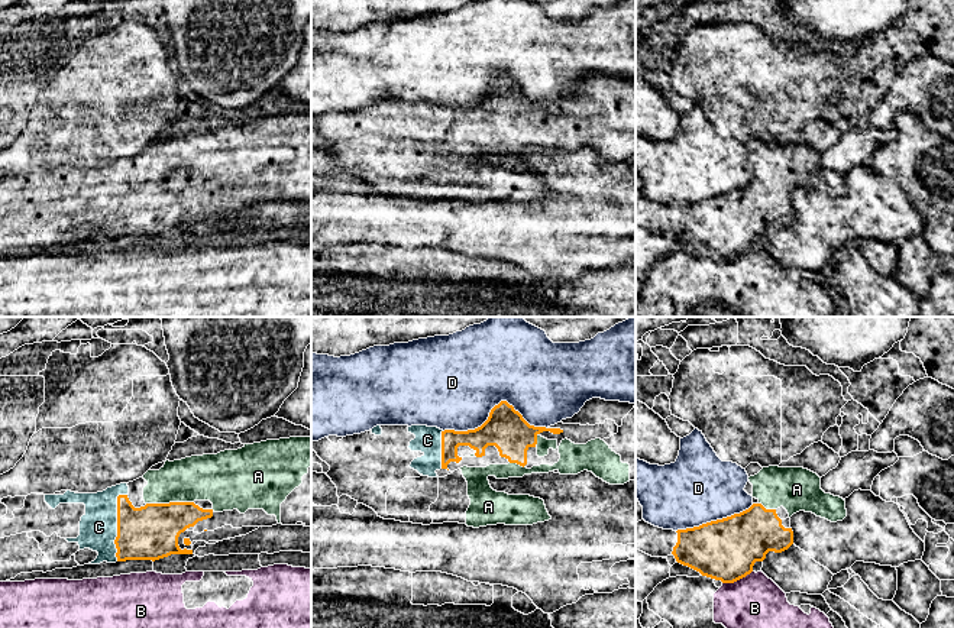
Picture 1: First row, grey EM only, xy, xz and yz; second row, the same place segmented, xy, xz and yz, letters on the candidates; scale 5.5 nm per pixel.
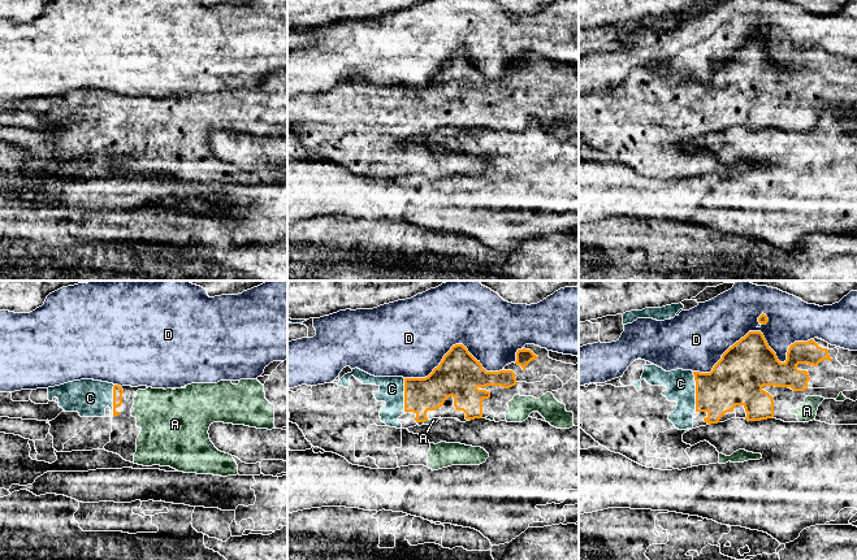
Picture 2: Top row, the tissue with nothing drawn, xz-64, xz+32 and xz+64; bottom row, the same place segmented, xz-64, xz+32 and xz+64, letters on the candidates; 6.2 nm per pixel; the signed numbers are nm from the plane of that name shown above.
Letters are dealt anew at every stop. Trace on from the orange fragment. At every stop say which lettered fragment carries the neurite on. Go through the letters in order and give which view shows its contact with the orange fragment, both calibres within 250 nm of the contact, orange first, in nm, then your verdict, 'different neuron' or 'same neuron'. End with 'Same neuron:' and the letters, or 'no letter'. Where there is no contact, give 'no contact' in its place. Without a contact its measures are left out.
A: meets orange in xy; 300 nm thick on the orange side, 260 nm on the other; same neuron
B: meets orange in yz; 340 nm thick on the orange side, 360 nm on the other; different neuron
C: meets orange in xy; 300 nm thick on the orange side, 200 nm on the other; same neuron
D: meets orange in xz; 240 nm thick on the orange side, 500 nm on the other; different neuron
Same neuron: A, C

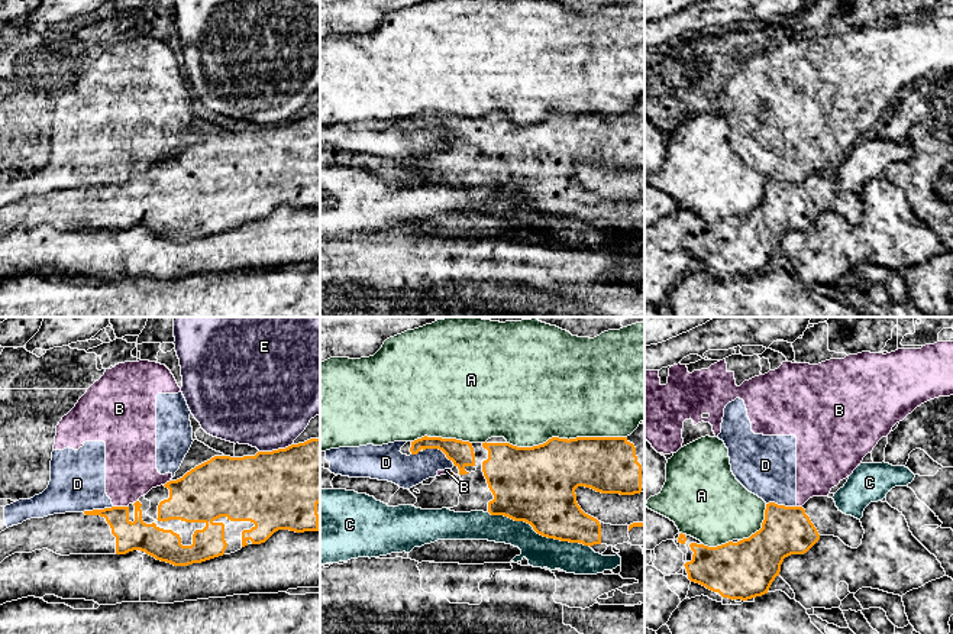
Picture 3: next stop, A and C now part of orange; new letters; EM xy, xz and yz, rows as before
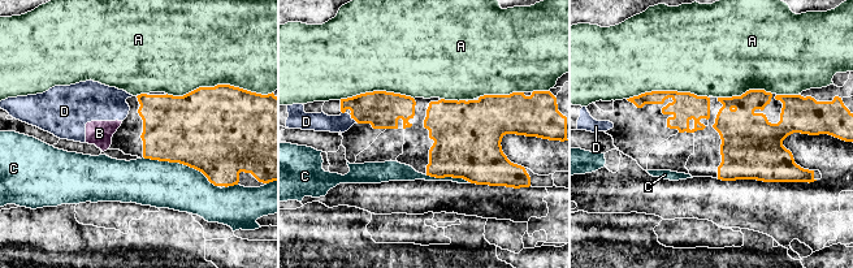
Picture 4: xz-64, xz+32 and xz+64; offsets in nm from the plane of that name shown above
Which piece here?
A: meets orange in xz; 360 nm thick on the orange side, 480 nm on the other; different neuron
B: meets orange in xy; 160 nm thick on the orange side, 280 nm on the other; different neuron
C: meets orange in xz; 420 nm thick on the orange side, 170 nm on the other; different neuron
D: meets orange in xz; 140 nm thick on the orange side, 180 nm on the other; different neuron
E: meets orange in xy; 440 nm thick on the orange side, 460 nm on the other; different neuron
Same neuron: no letter

